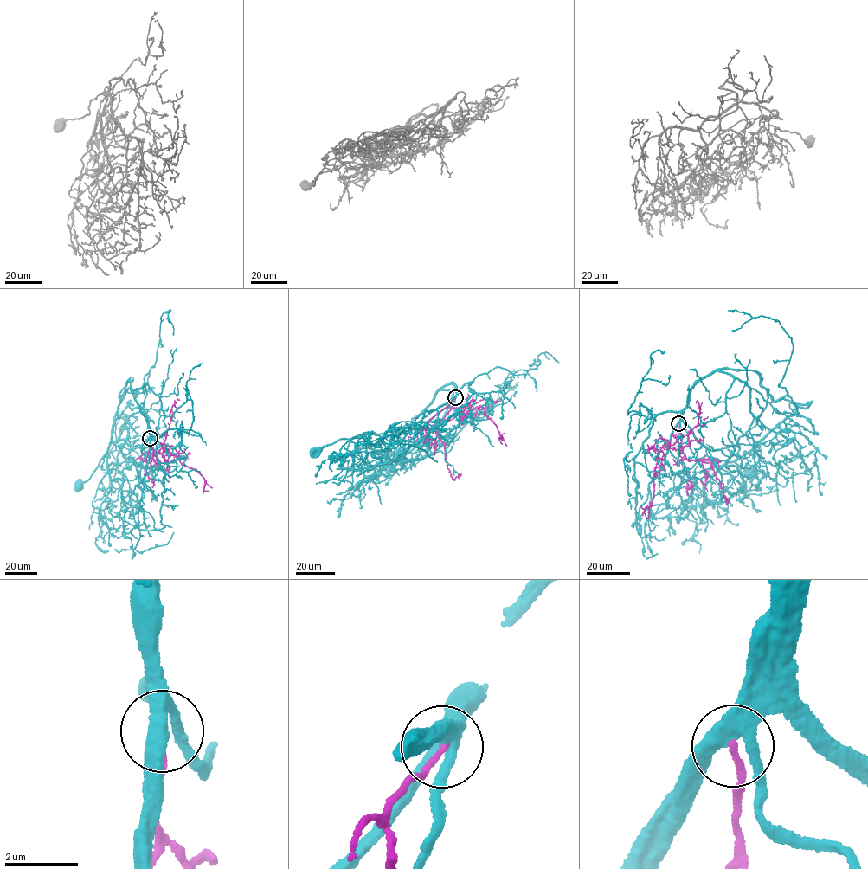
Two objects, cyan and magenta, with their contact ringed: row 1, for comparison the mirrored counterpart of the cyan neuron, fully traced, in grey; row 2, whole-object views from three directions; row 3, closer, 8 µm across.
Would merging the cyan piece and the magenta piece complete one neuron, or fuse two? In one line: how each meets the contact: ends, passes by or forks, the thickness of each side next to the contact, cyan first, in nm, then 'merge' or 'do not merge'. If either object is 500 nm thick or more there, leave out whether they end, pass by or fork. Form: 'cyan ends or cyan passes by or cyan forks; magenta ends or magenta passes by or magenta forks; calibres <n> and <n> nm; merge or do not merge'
cyan forks; magenta ends; calibres 400 and 140 nm; do not merge

